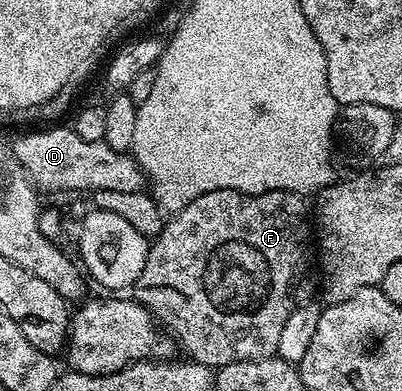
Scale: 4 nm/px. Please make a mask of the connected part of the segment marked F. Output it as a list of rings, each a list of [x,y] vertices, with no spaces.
[[[210,190],[201,196],[197,196],[197,200],[193,200],[189,203],[184,210],[178,211],[178,213],[172,217],[175,219],[173,219],[172,222],[170,219],[170,221],[164,225],[158,238],[150,243],[147,251],[147,259],[145,260],[145,268],[141,268],[141,276],[137,283],[138,289],[140,291],[156,290],[157,292],[166,292],[169,296],[177,296],[177,298],[181,298],[181,294],[183,294],[181,290],[177,290],[177,276],[161,278],[161,276],[159,276],[159,266],[161,266],[161,272],[165,272],[165,264],[167,264],[167,268],[171,266],[173,254],[183,252],[185,256],[189,256],[189,254],[187,254],[187,248],[205,250],[205,252],[203,252],[205,256],[209,256],[209,254],[211,254],[213,250],[217,250],[217,248],[231,248],[231,280],[227,280],[227,302],[231,302],[231,304],[227,306],[227,302],[223,302],[223,306],[225,306],[223,314],[217,314],[213,326],[209,326],[207,332],[195,330],[195,336],[185,336],[185,341],[183,341],[182,345],[191,353],[188,355],[190,355],[194,361],[212,368],[220,368],[225,365],[233,364],[234,362],[259,361],[262,358],[274,358],[278,355],[279,349],[277,348],[277,344],[281,340],[281,328],[285,328],[285,320],[289,320],[289,316],[293,316],[293,312],[296,308],[308,297],[307,281],[311,278],[311,262],[313,266],[313,222],[309,217],[308,203],[306,206],[303,201],[305,201],[304,195],[292,194],[289,190],[267,190],[264,194],[242,194],[239,190]]]

